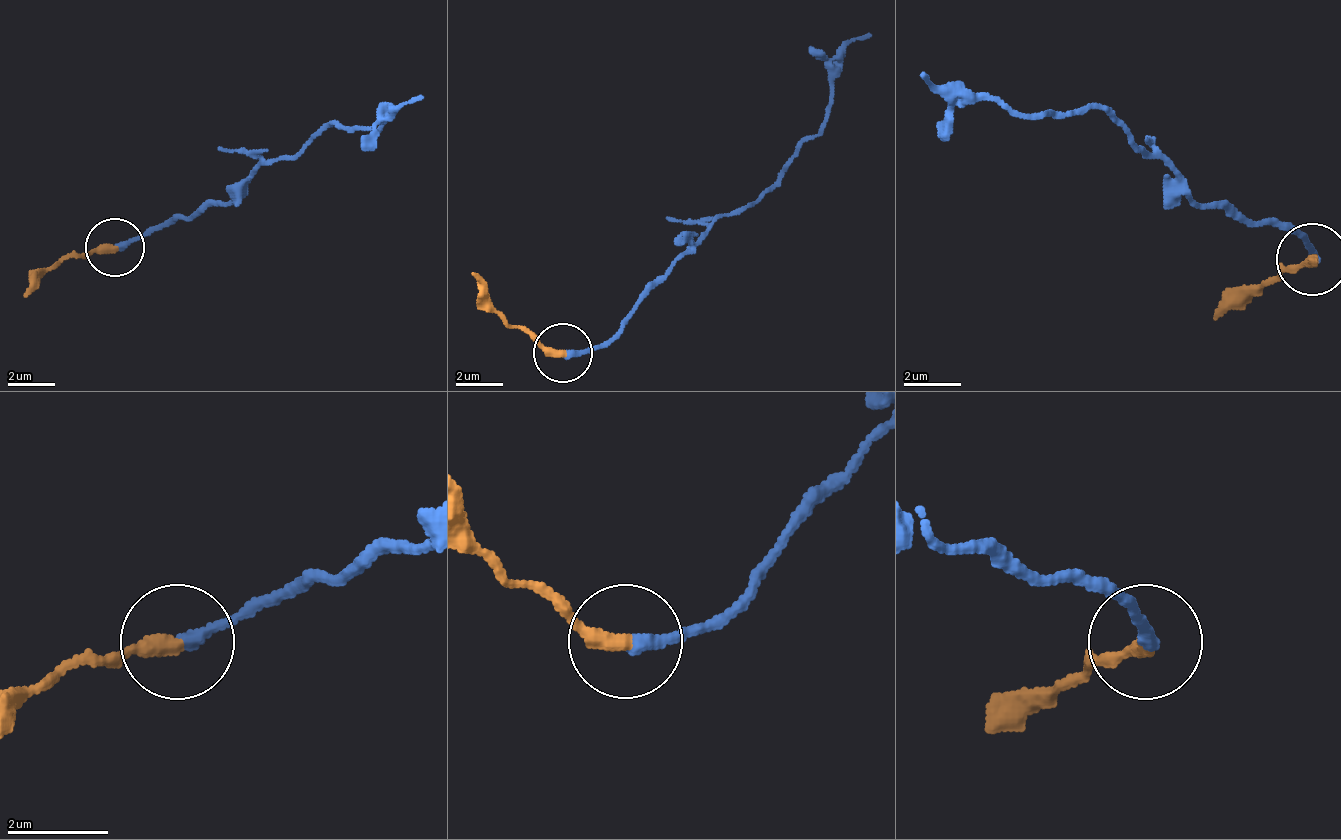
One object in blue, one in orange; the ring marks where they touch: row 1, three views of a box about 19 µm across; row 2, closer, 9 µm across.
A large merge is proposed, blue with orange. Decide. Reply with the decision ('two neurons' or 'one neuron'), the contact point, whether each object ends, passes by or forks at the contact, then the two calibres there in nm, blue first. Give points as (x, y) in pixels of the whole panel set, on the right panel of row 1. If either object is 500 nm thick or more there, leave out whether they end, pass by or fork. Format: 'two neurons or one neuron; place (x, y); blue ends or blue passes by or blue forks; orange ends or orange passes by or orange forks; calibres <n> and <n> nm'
two neurons; place (1312, 259); blue ends; orange ends; calibres 260 and 340 nm

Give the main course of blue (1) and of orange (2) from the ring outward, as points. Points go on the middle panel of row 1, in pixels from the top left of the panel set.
1: (564, 351), (599, 346), (670, 263), (776, 181), (823, 122), (835, 57), (870, 34)
2: (564, 351), (541, 351), (511, 328), (470, 275)

